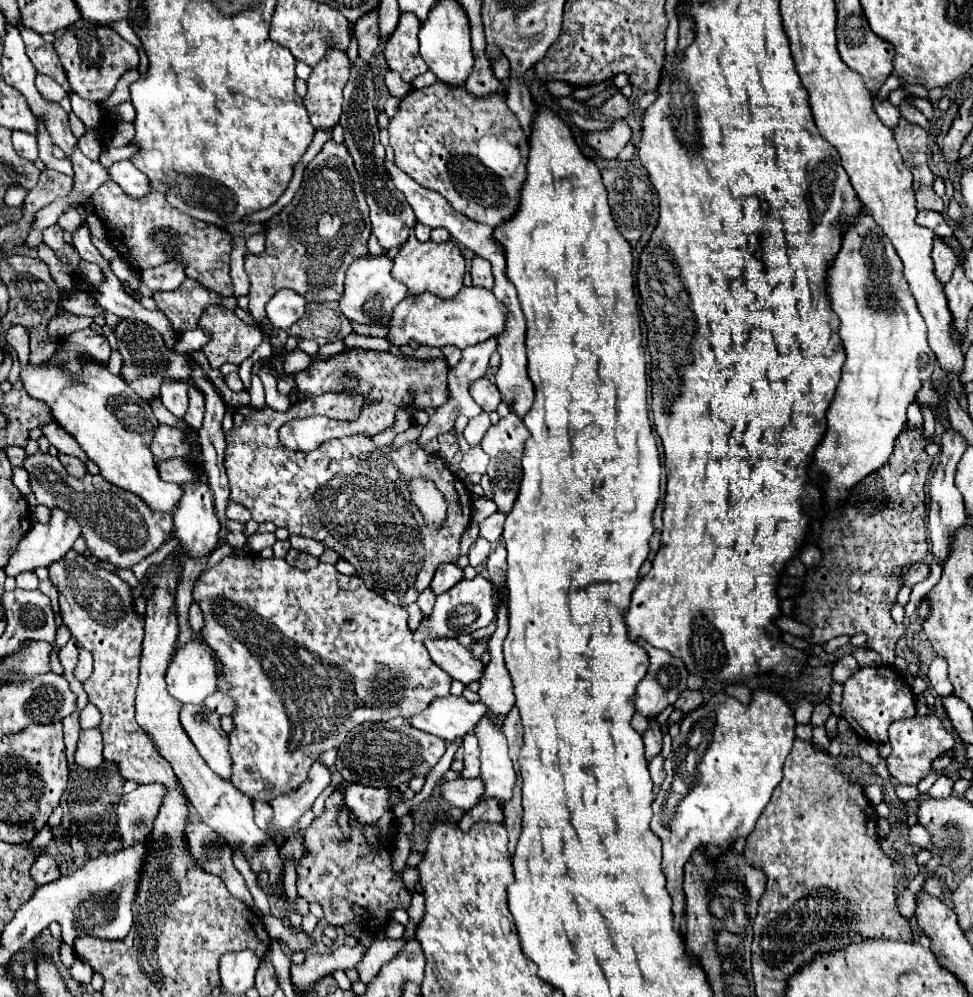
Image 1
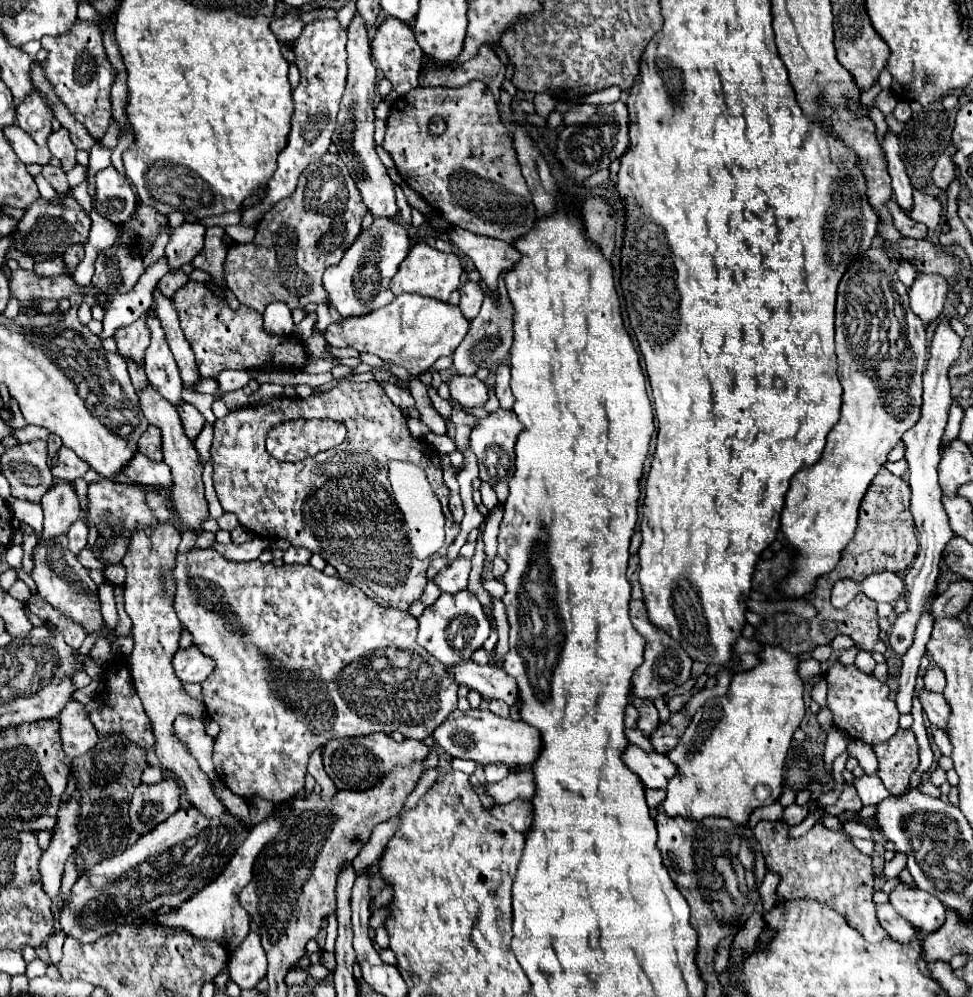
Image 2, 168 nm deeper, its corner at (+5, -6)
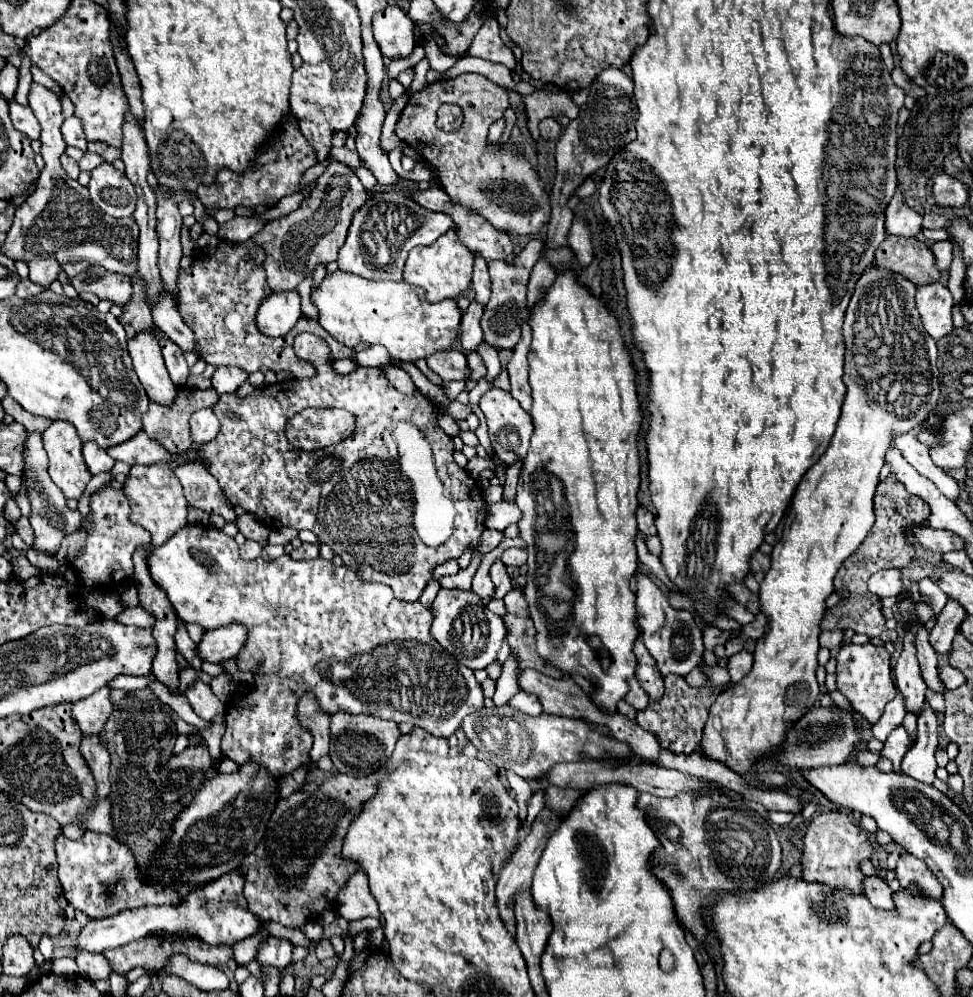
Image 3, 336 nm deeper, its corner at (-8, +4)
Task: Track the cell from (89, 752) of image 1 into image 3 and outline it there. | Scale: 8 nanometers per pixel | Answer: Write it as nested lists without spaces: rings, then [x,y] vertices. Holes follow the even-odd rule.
[[[101,687],[97,693],[73,703],[73,719],[83,735],[99,735],[111,715],[109,689]]]

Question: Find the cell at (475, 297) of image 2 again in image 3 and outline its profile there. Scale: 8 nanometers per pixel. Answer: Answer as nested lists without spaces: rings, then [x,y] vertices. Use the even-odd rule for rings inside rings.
[[[471,299],[461,321],[461,345],[463,349],[475,349],[483,341],[479,319],[483,315],[483,303]]]

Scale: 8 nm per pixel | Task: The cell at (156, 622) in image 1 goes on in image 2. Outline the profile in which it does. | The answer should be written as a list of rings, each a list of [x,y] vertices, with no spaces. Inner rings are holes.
[[[156,523],[154,527],[138,527],[134,529],[134,535],[130,537],[130,545],[126,555],[122,557],[122,565],[126,569],[126,581],[124,581],[124,609],[128,617],[132,619],[132,635],[134,635],[134,651],[128,659],[130,675],[134,679],[136,695],[140,697],[146,715],[152,721],[154,737],[156,737],[156,755],[164,769],[168,769],[176,779],[180,779],[186,787],[188,801],[198,807],[206,817],[220,817],[226,807],[216,799],[210,779],[202,775],[202,769],[198,767],[198,761],[186,751],[186,745],[174,735],[174,719],[180,713],[186,715],[204,715],[204,703],[198,699],[192,699],[182,683],[178,683],[178,677],[174,675],[170,659],[178,651],[178,641],[182,633],[182,623],[178,623],[178,617],[172,609],[172,595],[174,595],[174,583],[170,577],[170,571],[174,567],[174,555],[178,553],[180,545],[180,531],[170,523]]]

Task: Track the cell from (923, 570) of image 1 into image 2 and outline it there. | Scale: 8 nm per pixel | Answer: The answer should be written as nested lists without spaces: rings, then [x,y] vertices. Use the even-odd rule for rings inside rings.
[[[882,571],[882,573],[868,575],[860,583],[860,591],[876,603],[890,603],[892,605],[904,593],[904,581],[896,573]]]

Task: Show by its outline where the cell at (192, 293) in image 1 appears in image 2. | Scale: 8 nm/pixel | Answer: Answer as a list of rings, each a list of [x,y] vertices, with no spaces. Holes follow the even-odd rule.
[[[180,269],[180,271],[170,271],[170,273],[166,273],[160,281],[158,281],[158,289],[166,295],[166,297],[172,297],[182,285],[186,285],[186,281],[188,281],[188,277],[186,277],[186,273]]]

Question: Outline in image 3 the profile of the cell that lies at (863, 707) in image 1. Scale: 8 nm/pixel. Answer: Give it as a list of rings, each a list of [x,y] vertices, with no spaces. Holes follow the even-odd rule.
[[[845,643],[839,649],[837,655],[837,691],[843,693],[853,709],[867,717],[869,723],[877,723],[879,717],[883,715],[885,705],[897,695],[895,683],[891,679],[891,665],[889,665],[891,655],[887,653],[885,647],[877,647],[873,643],[865,645],[855,645],[855,643]]]

